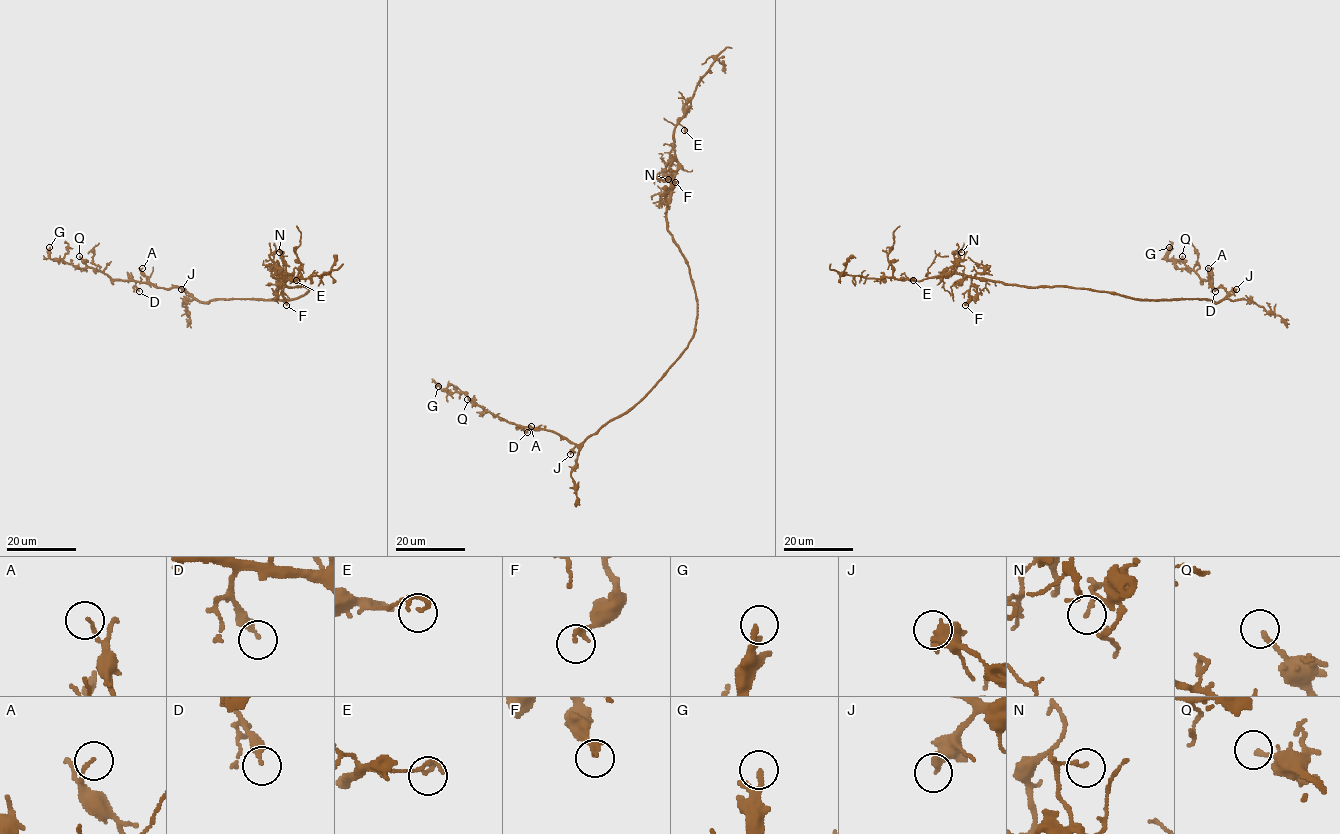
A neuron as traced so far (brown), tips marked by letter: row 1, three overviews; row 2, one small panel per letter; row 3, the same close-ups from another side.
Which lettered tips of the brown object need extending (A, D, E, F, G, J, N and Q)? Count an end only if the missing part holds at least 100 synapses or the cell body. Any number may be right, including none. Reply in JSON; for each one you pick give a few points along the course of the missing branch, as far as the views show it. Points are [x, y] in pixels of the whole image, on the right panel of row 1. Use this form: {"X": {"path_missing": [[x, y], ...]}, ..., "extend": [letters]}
{"extend": []}

